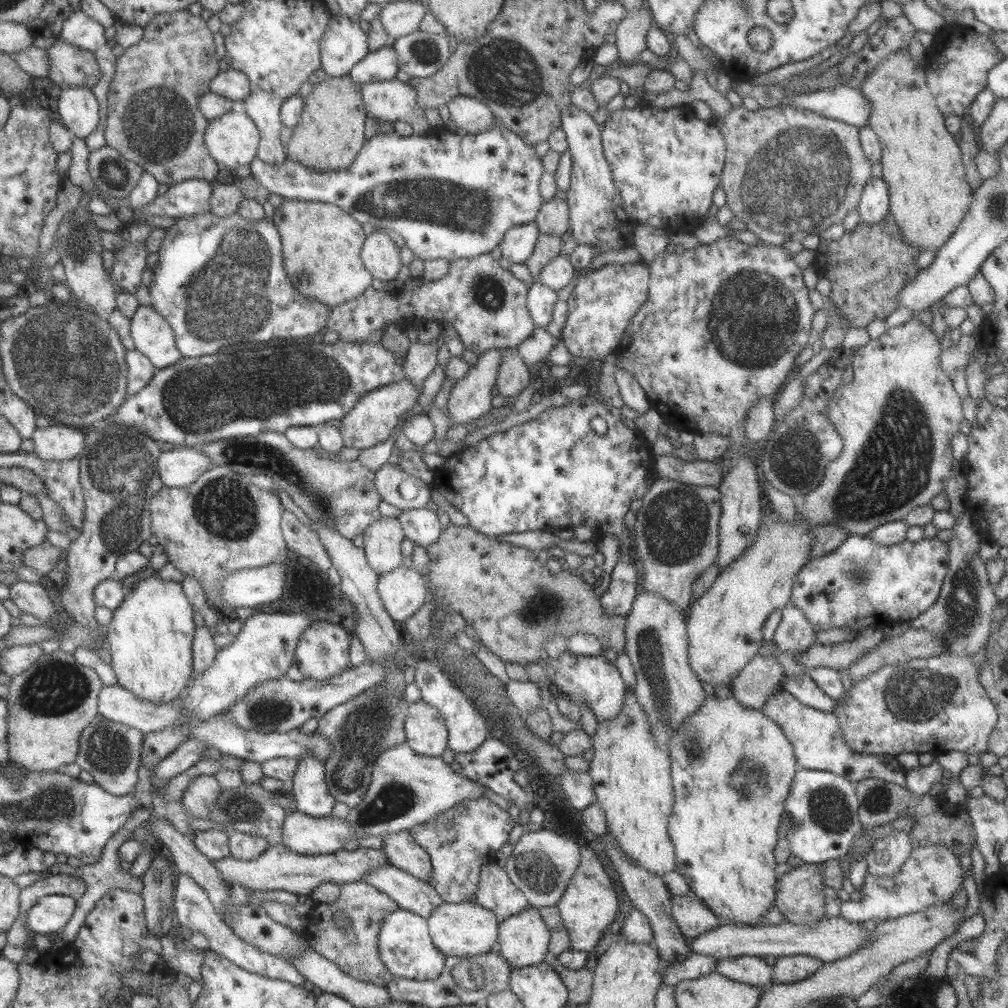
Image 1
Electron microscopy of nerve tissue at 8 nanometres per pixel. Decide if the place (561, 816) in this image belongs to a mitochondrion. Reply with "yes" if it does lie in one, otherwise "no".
no

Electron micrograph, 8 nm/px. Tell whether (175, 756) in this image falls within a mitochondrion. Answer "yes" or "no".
no

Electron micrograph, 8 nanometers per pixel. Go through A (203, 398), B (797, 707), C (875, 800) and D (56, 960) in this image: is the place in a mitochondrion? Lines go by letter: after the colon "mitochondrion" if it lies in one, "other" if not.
A: mitochondrion
B: other
C: mitochondrion
D: other

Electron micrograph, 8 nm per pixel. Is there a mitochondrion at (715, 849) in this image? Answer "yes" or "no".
no

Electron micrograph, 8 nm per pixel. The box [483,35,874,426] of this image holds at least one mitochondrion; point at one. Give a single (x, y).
(790, 188)

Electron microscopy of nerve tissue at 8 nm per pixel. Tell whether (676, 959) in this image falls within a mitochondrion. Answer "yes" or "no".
no

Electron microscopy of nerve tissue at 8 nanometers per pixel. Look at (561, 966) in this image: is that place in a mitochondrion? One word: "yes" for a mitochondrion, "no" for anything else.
no

